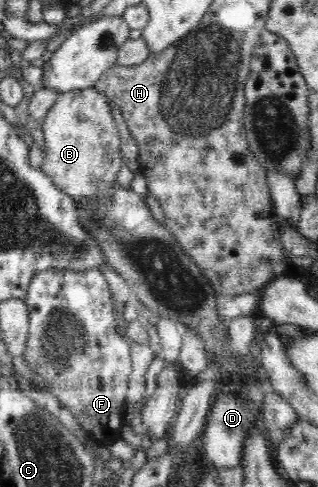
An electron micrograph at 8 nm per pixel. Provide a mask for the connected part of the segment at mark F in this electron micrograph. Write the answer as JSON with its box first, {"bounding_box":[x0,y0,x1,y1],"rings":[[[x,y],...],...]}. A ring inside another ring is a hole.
{"bounding_box":[24,270,132,447],"rings":[[[43,270],[39,274],[33,274],[29,282],[28,292],[26,294],[27,308],[29,309],[29,330],[24,355],[26,362],[32,372],[39,374],[38,379],[44,381],[45,389],[48,389],[65,407],[71,411],[75,421],[81,426],[85,436],[88,437],[96,447],[110,447],[115,442],[122,440],[121,430],[128,423],[125,421],[125,412],[127,412],[127,392],[129,377],[132,373],[131,349],[128,342],[115,329],[115,316],[113,315],[113,304],[111,304],[111,293],[109,285],[99,270],[83,270],[83,272],[74,272],[74,270]]]}

